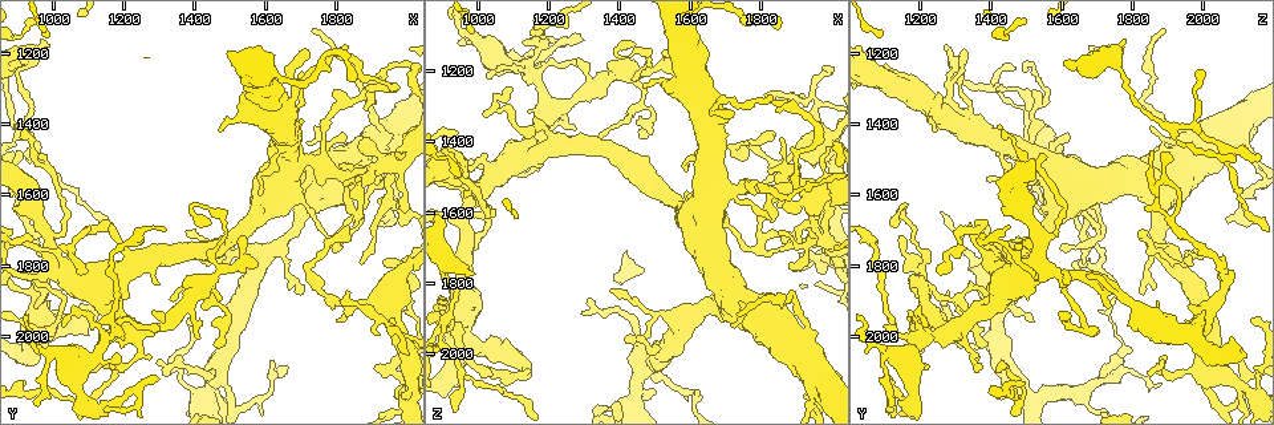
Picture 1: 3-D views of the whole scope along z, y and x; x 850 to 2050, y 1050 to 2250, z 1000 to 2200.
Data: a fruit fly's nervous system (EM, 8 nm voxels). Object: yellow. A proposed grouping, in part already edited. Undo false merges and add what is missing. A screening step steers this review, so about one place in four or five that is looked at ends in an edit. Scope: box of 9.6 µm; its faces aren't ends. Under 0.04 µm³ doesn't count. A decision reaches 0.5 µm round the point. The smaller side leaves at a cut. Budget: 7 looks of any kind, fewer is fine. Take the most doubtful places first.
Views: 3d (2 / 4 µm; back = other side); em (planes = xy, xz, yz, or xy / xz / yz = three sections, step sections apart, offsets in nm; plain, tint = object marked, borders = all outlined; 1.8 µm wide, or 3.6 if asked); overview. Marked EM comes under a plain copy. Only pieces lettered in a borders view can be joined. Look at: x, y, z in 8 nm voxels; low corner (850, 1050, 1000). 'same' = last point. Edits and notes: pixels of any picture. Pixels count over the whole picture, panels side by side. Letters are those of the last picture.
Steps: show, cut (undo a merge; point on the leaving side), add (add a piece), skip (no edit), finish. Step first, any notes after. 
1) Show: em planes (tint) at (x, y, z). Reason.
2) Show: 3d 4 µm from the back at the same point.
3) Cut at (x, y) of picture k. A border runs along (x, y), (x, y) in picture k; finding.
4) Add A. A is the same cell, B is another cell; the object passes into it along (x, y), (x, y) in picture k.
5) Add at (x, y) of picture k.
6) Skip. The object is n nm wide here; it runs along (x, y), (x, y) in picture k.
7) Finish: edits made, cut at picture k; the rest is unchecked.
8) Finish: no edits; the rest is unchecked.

Show: 3d 4 µm at (1440, 2170, 2140). A narrow waist.

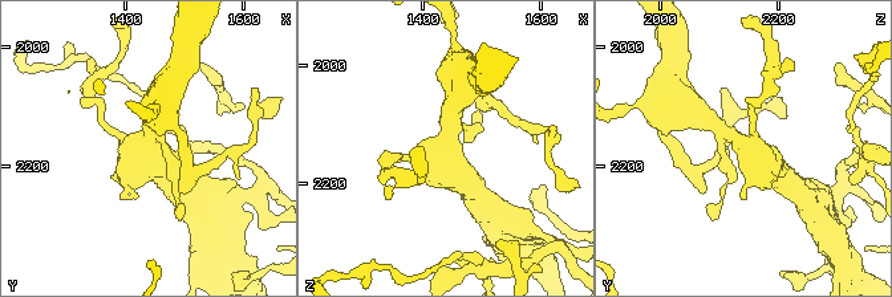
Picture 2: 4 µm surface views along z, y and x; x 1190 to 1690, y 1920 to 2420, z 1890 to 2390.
Show: em planes (tint) at (1425, 2170, 2145). Need the tissue.

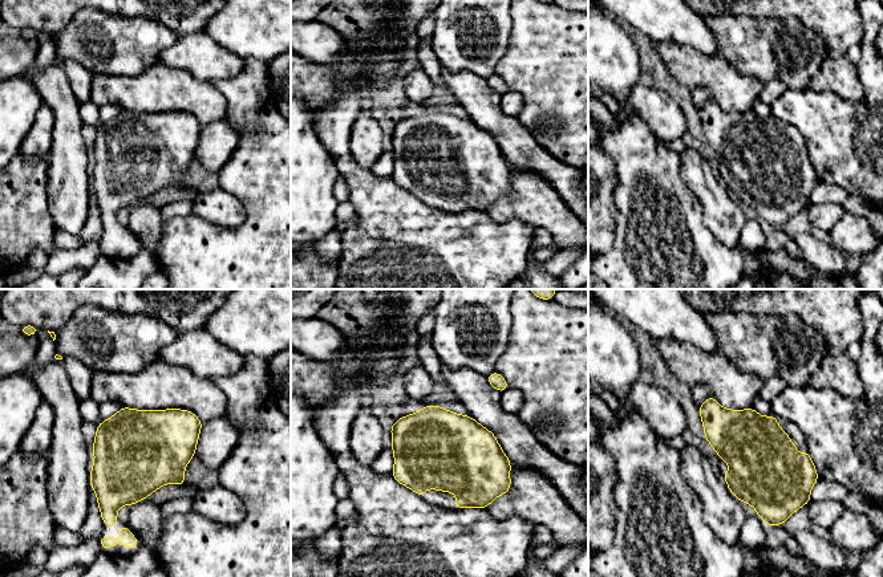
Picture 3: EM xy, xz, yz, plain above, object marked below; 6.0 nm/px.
Show: em planes (borders) at the same point.

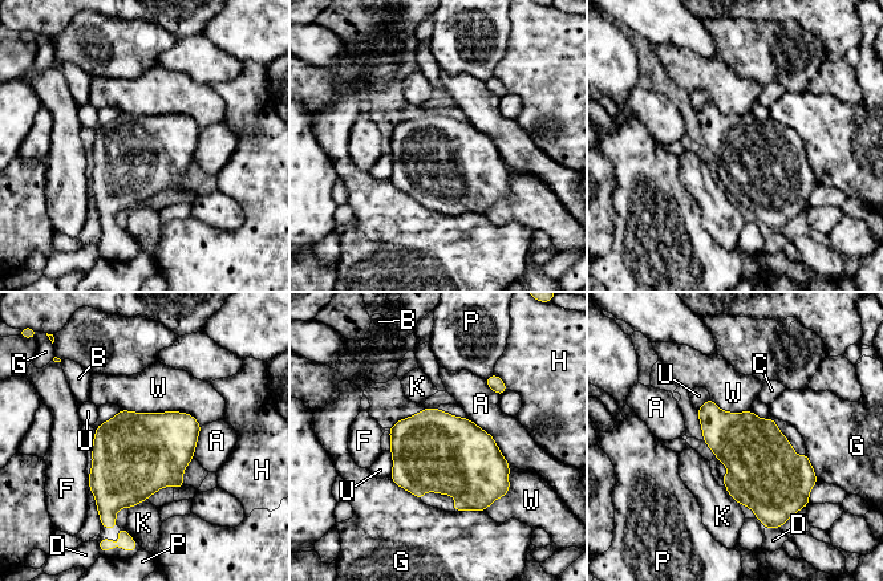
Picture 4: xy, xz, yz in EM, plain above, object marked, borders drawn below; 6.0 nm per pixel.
Skip. A, B, C, D, F, G, H, K, P, U and W are other cells; a border runs along (121, 409), (185, 411), (201, 426) in picture 4; continuous, no second neuron.

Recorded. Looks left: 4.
Show: 3d 2 µm at (2000, 2020, 1430).

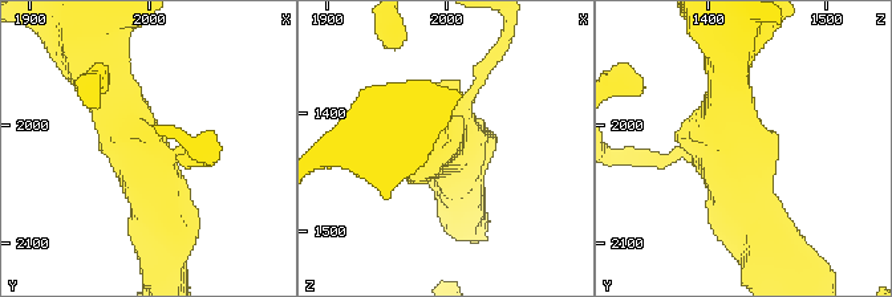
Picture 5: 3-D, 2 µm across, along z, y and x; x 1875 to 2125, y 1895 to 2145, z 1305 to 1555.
Show: em planes (borders) at (1990, 2024, 1424). 3 arms meet here; now the EM.

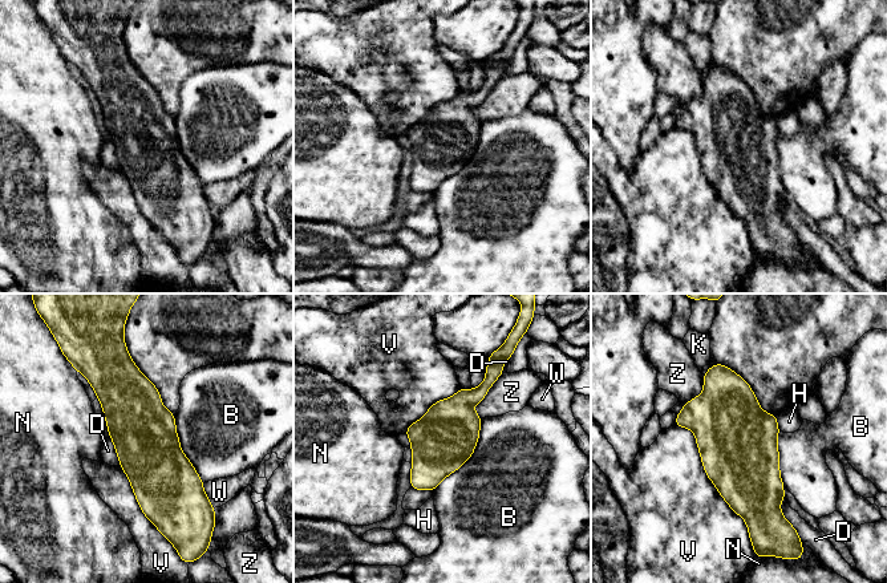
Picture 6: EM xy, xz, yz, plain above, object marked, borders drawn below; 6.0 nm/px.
Skip. The object is 380 nm wide here; B, D, H, K, N, V, W and Z are other cells; a border runs along (109, 438), (113, 442), (121, 465) in picture 6; continuous, no second neuron.

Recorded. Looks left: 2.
Show: em xz step 4 (borders) at (990, 1170, 1780). Branch stops here.

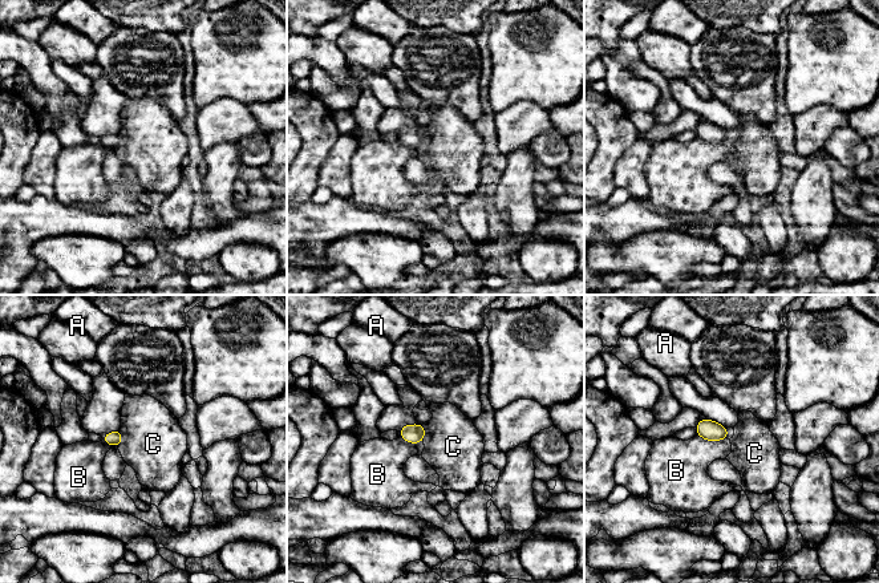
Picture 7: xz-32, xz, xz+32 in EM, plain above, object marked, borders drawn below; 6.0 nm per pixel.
Skip. A, B and C are other cells; a border runs along (120, 429), (122, 436), (117, 445) in picture 7; no lettered piece goes on from it.

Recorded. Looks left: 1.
Finish: no edits; the rest is unchecked.

